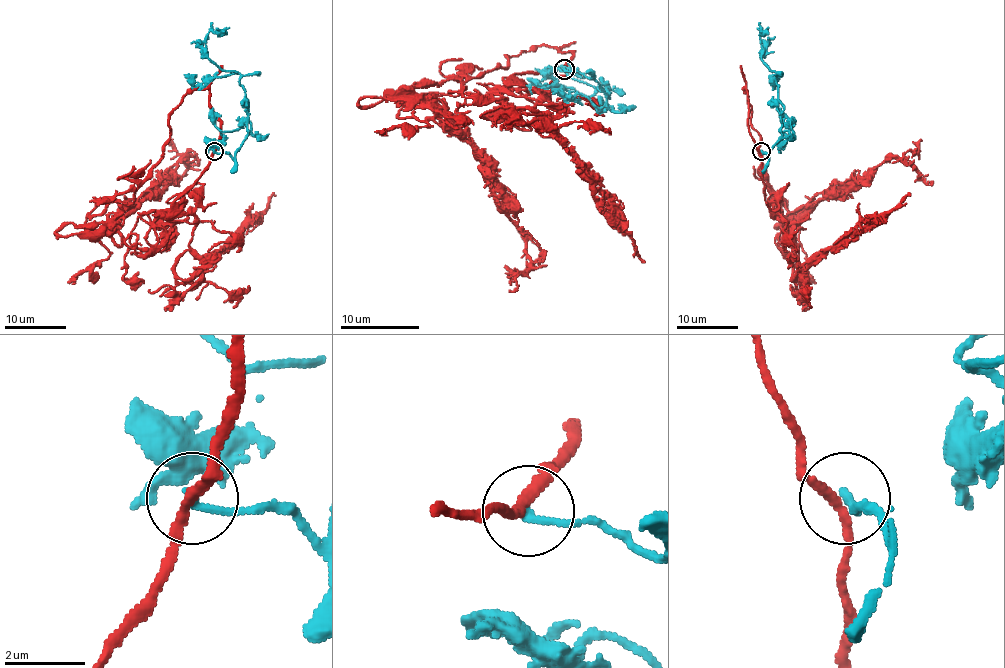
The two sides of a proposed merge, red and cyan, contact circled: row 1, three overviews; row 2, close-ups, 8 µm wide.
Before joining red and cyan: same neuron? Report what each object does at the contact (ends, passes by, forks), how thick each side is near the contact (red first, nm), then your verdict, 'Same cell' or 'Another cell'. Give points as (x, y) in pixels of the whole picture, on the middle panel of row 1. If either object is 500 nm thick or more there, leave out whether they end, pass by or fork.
At the ring red passes by. At the ring cyan ends. Thickness 240 nm (red) against 220 nm. Another cell

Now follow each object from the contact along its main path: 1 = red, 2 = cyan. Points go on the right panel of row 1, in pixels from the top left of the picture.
1: (760, 152), (744, 89), (763, 176), (788, 210), (811, 207), (865, 179), (890, 158), (931, 181)
2: (762, 152), (768, 156), (768, 150), (782, 135), (776, 75), (762, 57), (759, 31), (766, 28)

